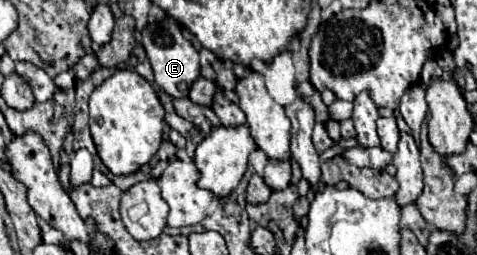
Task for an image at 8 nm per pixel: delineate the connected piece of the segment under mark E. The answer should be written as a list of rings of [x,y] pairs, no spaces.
[[[164,19],[148,23],[140,33],[142,33],[142,45],[146,49],[148,61],[154,71],[156,85],[170,97],[186,97],[192,83],[200,77],[200,61],[198,61],[198,51],[192,47],[190,41],[184,39],[180,25],[172,19]]]

